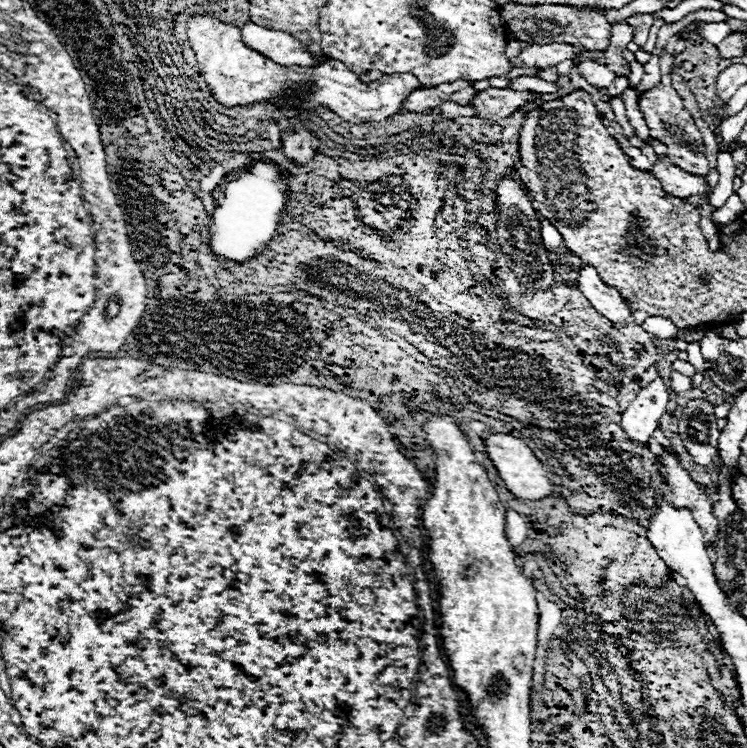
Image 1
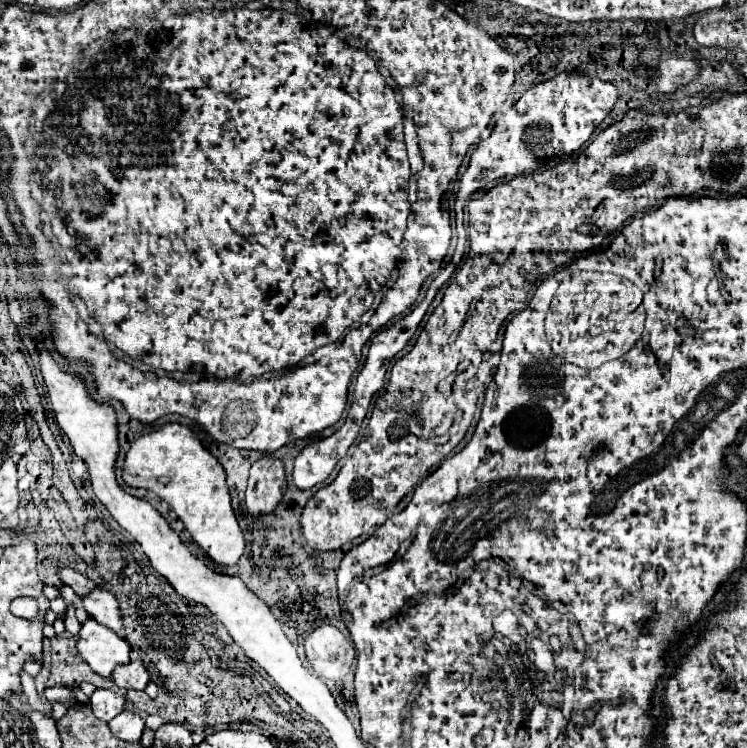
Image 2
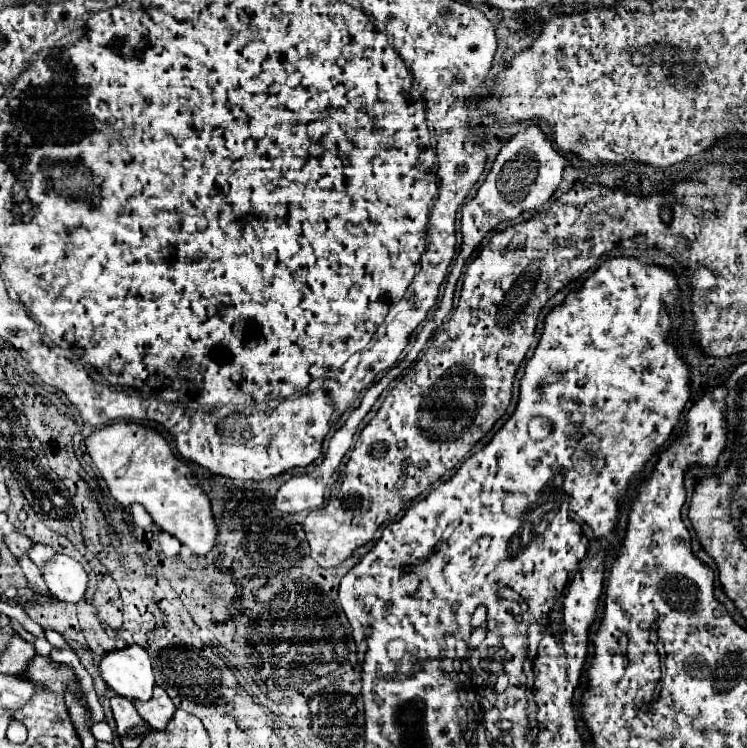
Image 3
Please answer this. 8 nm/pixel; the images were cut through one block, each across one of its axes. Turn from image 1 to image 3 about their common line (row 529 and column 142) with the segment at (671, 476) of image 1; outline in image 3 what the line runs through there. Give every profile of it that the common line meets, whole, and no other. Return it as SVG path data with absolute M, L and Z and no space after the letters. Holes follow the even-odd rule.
M154 686L154 694L150 700L146 700L146 702L132 700L132 704L136 706L138 714L156 730L162 730L176 710L172 700L168 698L164 688L160 688L160 686Z

